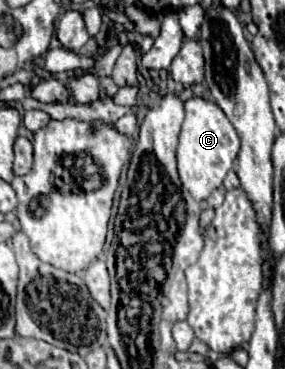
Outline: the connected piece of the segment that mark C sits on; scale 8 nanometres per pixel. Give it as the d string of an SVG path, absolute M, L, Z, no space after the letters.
M194 97L184 103L186 117L180 131L180 143L176 149L178 159L178 173L182 179L184 189L196 199L204 201L216 187L222 185L226 173L232 169L232 163L240 151L240 139L236 129L224 115L224 111L202 97Z

